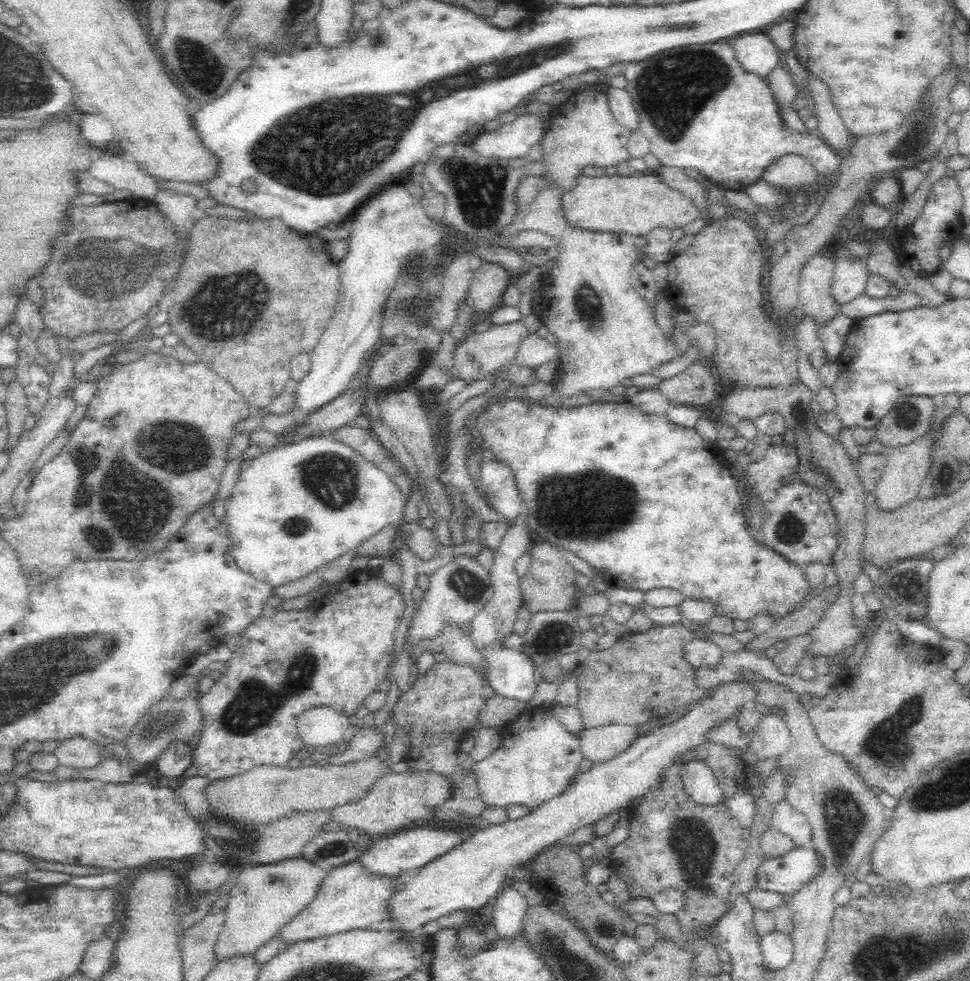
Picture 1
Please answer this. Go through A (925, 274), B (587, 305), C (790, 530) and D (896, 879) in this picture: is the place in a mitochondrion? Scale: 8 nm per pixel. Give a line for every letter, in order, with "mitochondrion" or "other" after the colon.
A: other
B: mitochondrion
C: mitochondrion
D: other

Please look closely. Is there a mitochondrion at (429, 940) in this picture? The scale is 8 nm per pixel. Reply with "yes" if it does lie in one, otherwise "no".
no

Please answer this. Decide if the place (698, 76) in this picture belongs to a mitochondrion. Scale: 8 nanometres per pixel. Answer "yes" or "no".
yes

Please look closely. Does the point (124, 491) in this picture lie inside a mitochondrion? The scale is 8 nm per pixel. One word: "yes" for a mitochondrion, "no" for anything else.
yes

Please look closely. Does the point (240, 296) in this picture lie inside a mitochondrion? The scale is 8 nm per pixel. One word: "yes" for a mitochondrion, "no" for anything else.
yes

